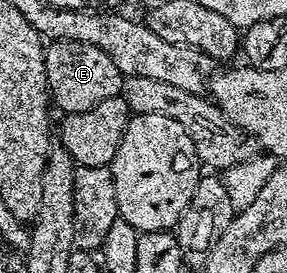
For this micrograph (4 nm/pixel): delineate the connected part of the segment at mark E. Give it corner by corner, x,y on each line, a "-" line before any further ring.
51,41
44,50
46,56
46,84
50,87
53,105
62,109
63,115
79,114
96,108
109,98
117,98
122,93
124,75
120,68
100,48
83,42

